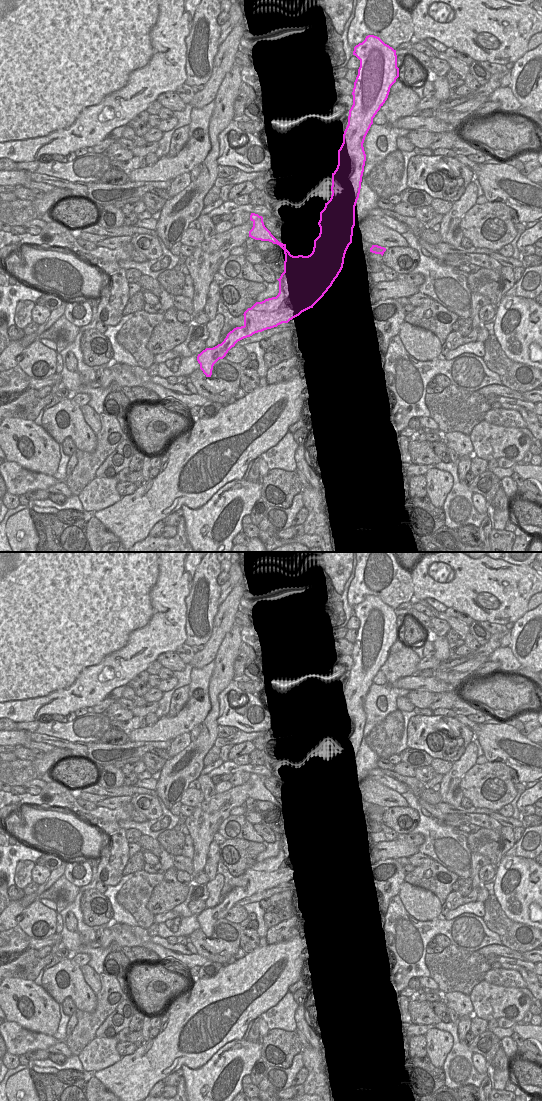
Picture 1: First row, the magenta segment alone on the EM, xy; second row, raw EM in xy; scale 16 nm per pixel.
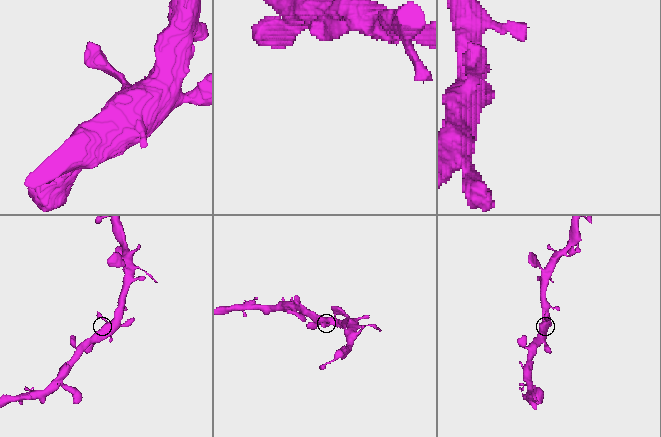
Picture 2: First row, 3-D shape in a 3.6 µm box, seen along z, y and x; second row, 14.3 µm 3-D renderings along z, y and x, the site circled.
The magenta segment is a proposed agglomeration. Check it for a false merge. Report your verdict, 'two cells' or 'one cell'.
one cell

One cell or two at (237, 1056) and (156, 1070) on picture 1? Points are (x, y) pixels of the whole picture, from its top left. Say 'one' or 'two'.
two

